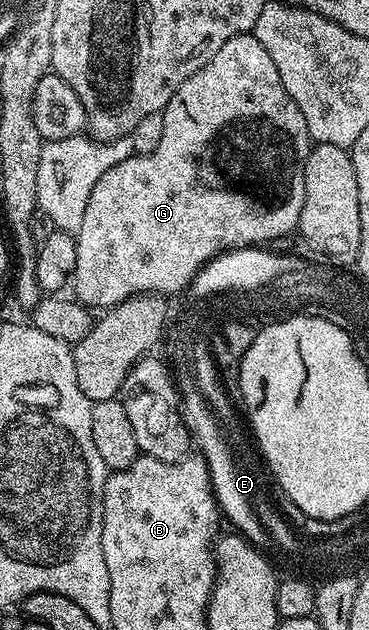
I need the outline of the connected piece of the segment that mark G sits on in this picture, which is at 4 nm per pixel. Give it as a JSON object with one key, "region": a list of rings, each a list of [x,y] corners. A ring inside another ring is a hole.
{"region":[[[249,32],[247,34],[239,34],[230,40],[226,40],[226,44],[222,44],[222,48],[218,48],[218,52],[214,52],[214,56],[202,68],[198,68],[198,72],[194,72],[194,76],[187,78],[178,88],[178,92],[174,92],[174,96],[170,96],[170,104],[166,104],[166,108],[162,112],[164,116],[162,140],[158,144],[158,148],[154,148],[154,152],[149,154],[133,153],[132,157],[122,160],[122,164],[114,164],[103,174],[98,180],[98,184],[94,186],[94,192],[90,192],[90,200],[86,204],[86,216],[82,216],[82,224],[79,230],[75,231],[76,247],[78,248],[78,260],[76,261],[76,273],[74,275],[74,287],[76,286],[75,297],[79,299],[84,306],[95,308],[94,306],[104,306],[100,308],[111,308],[120,302],[125,302],[127,298],[132,298],[135,294],[158,294],[161,296],[169,296],[168,294],[176,294],[187,291],[192,283],[193,278],[212,258],[218,257],[229,250],[240,250],[248,247],[263,247],[265,244],[272,244],[275,238],[284,238],[288,233],[295,231],[300,224],[300,213],[302,212],[302,200],[304,199],[304,169],[306,168],[306,160],[310,149],[310,139],[308,137],[308,129],[306,128],[306,116],[302,116],[302,112],[298,112],[298,104],[294,104],[294,100],[290,100],[290,92],[286,92],[286,88],[282,88],[282,76],[278,76],[278,68],[274,68],[274,60],[270,60],[270,52],[266,52],[266,48],[262,48],[262,44],[258,44],[255,34]]]}

